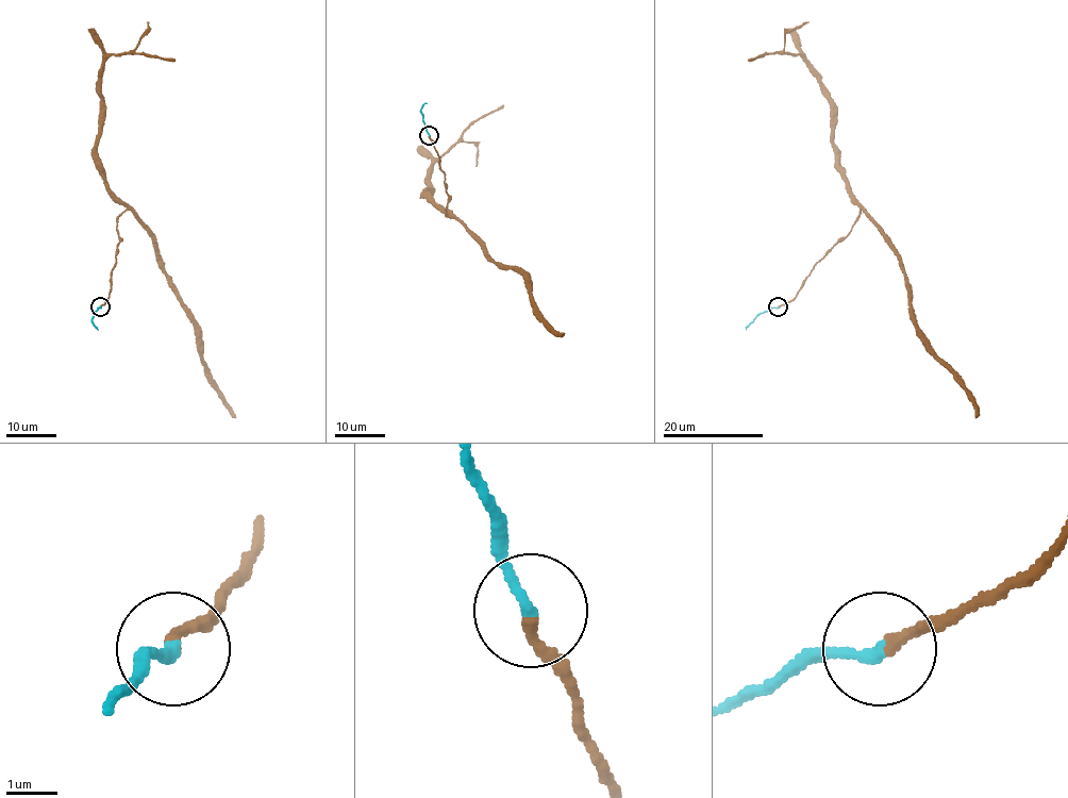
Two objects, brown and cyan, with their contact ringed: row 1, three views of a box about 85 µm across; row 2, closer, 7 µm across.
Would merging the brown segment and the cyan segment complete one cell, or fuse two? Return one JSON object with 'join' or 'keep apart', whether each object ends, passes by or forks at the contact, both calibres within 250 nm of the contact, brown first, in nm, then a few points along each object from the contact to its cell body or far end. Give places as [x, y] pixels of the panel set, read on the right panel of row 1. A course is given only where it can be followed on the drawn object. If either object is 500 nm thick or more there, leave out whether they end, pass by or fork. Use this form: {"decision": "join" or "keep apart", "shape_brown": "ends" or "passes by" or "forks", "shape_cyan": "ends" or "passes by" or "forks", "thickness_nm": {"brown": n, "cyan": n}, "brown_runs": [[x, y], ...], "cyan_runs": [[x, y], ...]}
{"decision": "join", "shape_brown": "ends", "shape_cyan": "ends", "thickness_nm": {"brown": 240, "cyan": 220}, "brown_runs": [[779, 306], [862, 210], [900, 262], [920, 337], [953, 375], [975, 418]], "cyan_runs": [[778, 306], [769, 308], [746, 329]]}

